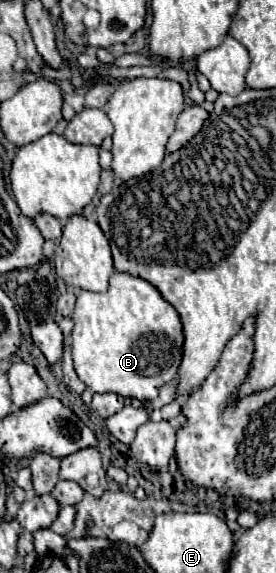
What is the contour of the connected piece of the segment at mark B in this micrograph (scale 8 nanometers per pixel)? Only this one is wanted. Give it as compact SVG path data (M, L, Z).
M115 271L109 281L109 291L93 293L93 291L77 291L77 305L73 313L75 327L71 331L71 349L75 371L79 379L91 387L95 393L117 393L129 399L151 401L159 395L159 389L167 383L177 379L177 371L181 365L181 347L183 347L183 331L181 331L181 317L177 315L175 307L165 301L165 297L153 287L149 281Z

